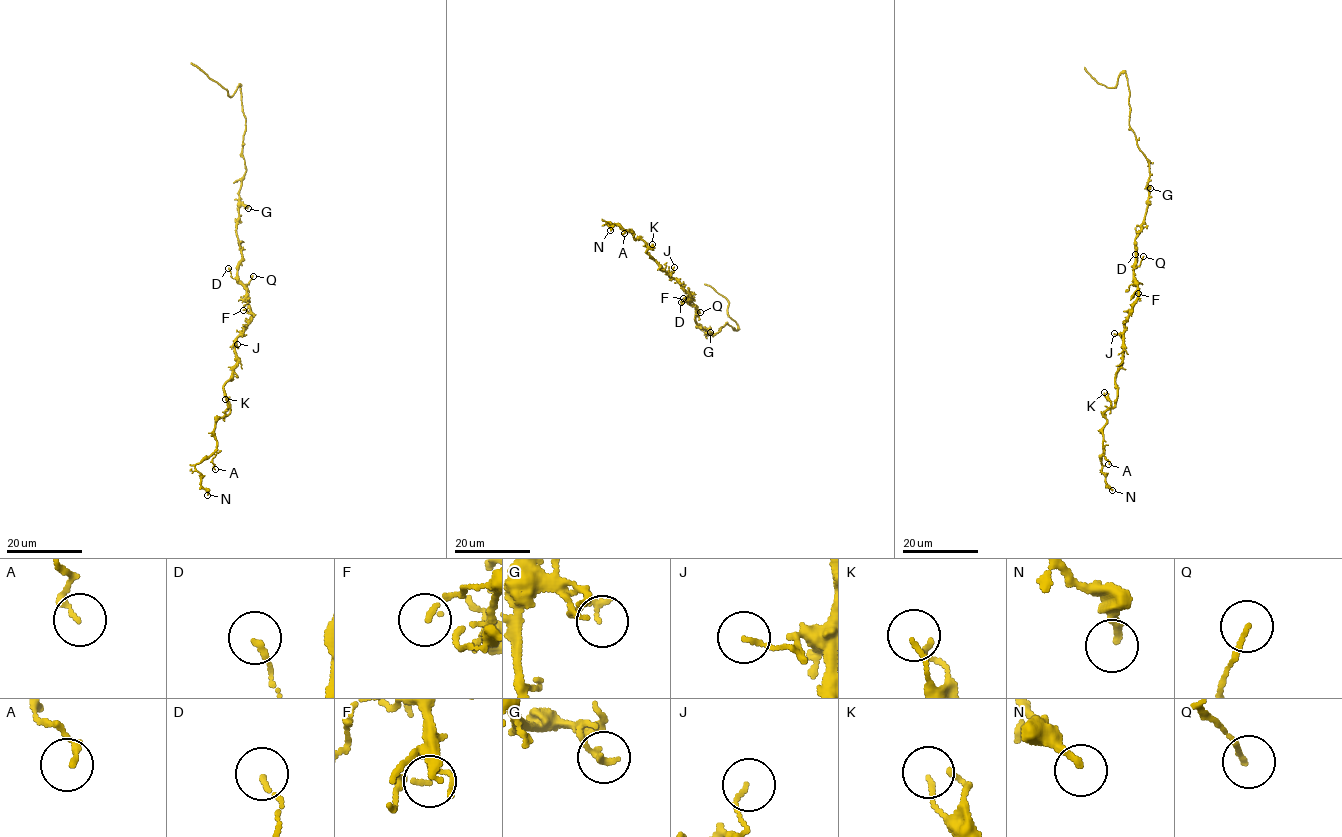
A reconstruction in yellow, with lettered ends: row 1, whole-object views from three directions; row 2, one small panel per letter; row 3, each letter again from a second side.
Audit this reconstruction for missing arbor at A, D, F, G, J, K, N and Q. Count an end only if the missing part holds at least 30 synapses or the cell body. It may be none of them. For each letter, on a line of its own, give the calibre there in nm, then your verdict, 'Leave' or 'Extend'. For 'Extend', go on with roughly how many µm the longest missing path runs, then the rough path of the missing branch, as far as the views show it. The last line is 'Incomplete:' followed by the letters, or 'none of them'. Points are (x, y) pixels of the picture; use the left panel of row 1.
A: Thickness 180 nm. Leave
D: Thickness 130 nm. Leave
F: Thickness 130 nm. Leave
G: Thickness 160 nm. Leave
J: Thickness 110 nm. Leave
K: Thickness 110 nm. Leave
N: Thickness 220 nm. Leave
Q: Thickness 120 nm. Leave
Incomplete: none of them

